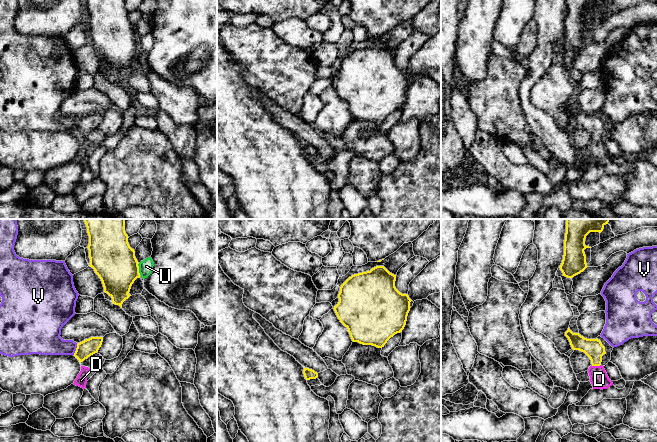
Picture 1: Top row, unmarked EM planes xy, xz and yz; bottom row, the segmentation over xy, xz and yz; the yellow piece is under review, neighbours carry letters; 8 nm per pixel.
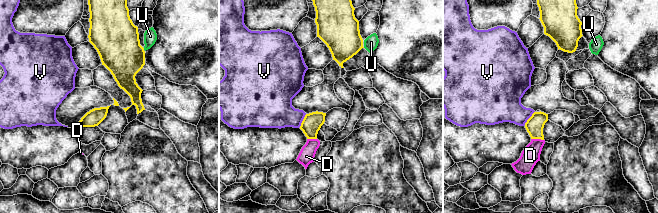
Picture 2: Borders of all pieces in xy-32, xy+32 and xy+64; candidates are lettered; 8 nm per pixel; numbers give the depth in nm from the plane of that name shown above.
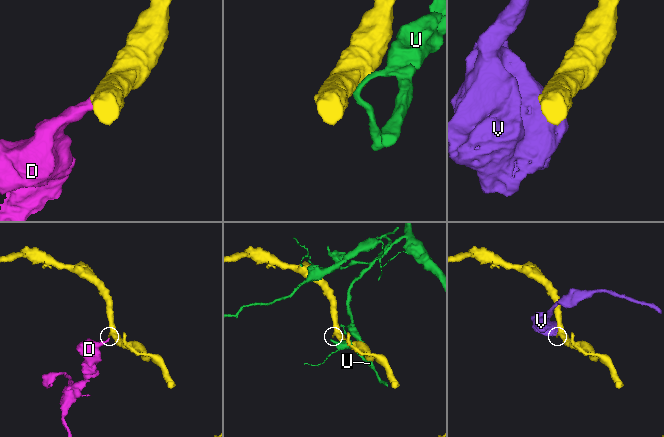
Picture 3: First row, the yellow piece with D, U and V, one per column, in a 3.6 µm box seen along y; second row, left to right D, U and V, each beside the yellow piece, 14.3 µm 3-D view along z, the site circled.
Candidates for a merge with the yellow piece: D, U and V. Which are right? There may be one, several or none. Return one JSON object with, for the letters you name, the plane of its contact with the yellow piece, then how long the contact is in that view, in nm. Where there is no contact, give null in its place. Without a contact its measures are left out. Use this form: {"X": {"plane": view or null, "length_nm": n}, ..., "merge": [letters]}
{"D": {"plane": "yz", "length_nm": 80}, "merge": ["D"]}

